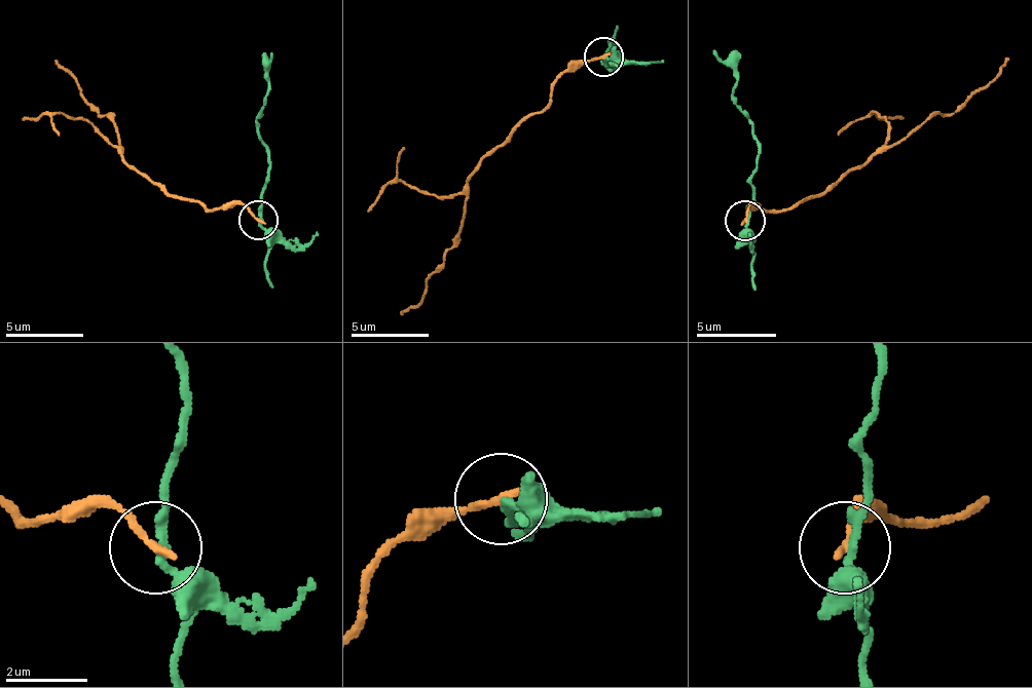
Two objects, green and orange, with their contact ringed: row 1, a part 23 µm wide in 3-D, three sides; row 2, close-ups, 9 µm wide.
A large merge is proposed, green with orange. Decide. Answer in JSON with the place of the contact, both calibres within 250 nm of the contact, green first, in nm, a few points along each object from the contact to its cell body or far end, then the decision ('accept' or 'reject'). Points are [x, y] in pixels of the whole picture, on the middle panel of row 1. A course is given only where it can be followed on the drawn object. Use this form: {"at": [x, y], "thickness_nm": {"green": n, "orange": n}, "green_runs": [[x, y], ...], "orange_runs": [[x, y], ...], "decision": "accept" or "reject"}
{"at": [603, 56], "thickness_nm": {"green": 200, "orange": 200}, "green_runs": [[602, 60], [614, 67], [610, 71], [606, 60], [614, 43], [614, 47], [618, 24]], "orange_runs": [[602, 55], [587, 63], [575, 63], [548, 102], [498, 145], [470, 180], [466, 219], [446, 262], [400, 316]], "decision": "reject"}

